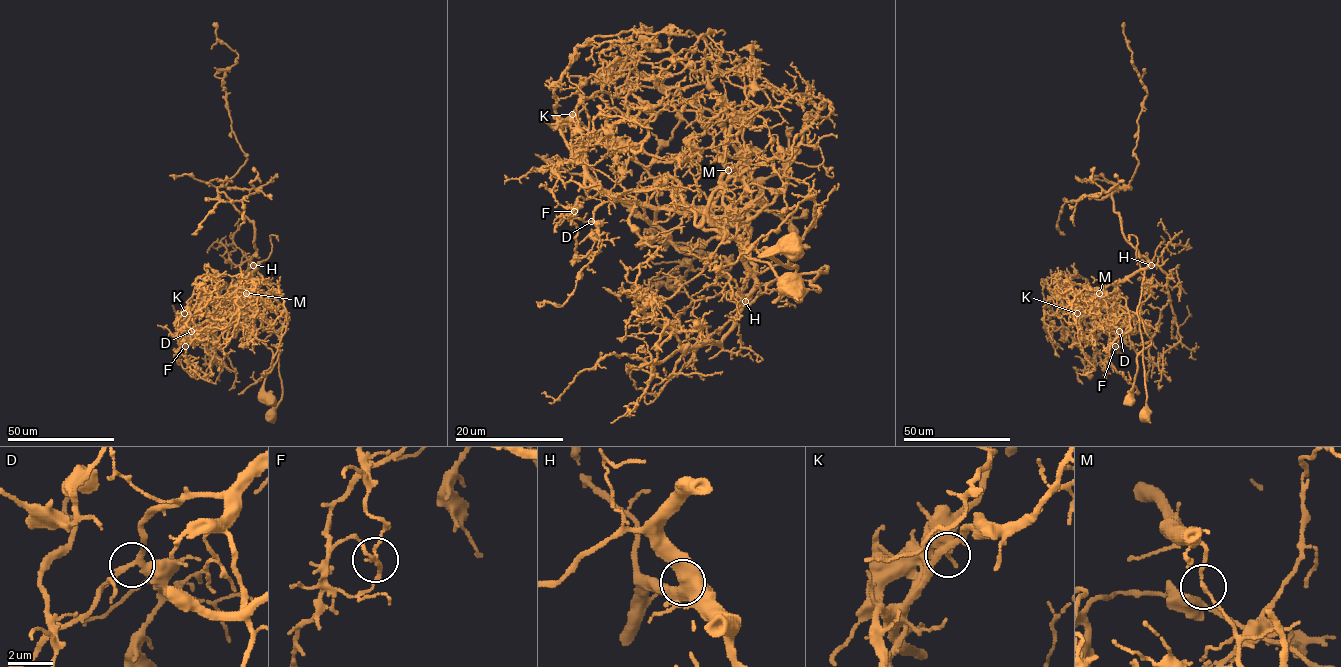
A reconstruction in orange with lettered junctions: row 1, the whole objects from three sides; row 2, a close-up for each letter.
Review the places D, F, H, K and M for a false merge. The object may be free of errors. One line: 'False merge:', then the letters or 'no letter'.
False merge: M

